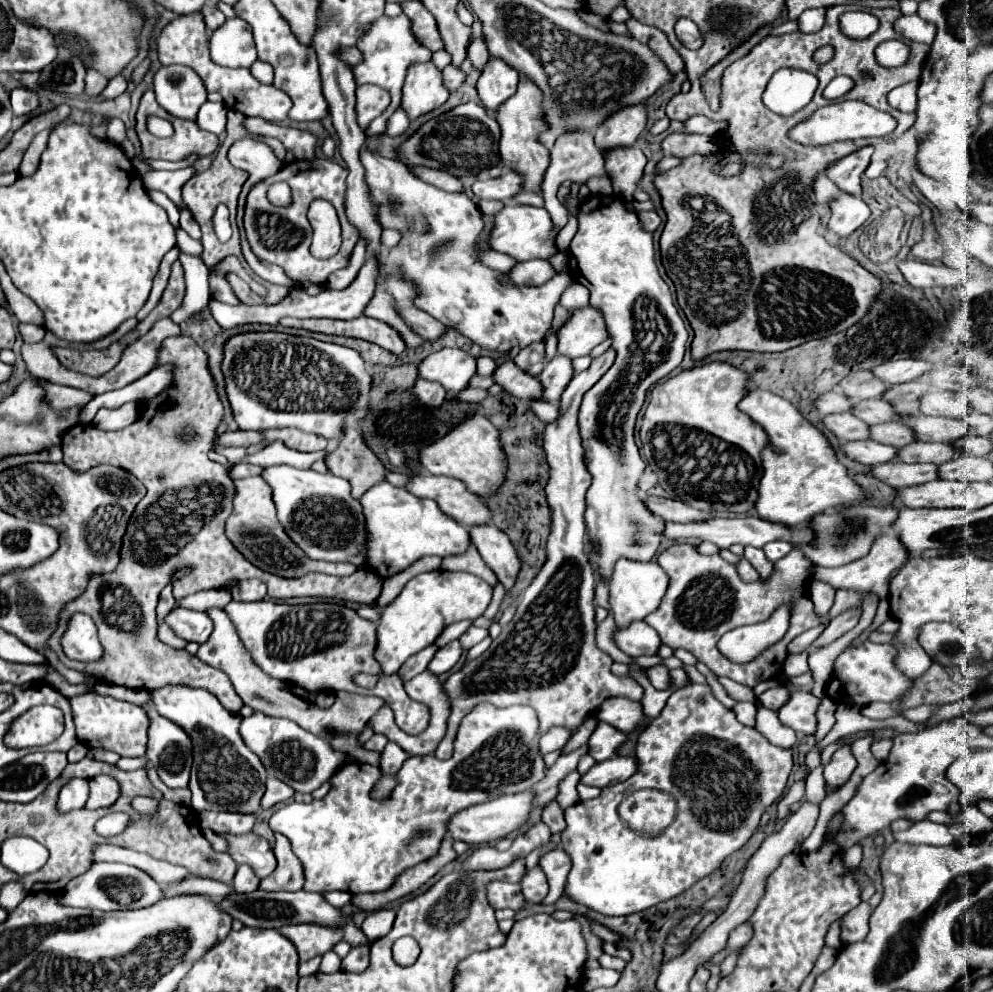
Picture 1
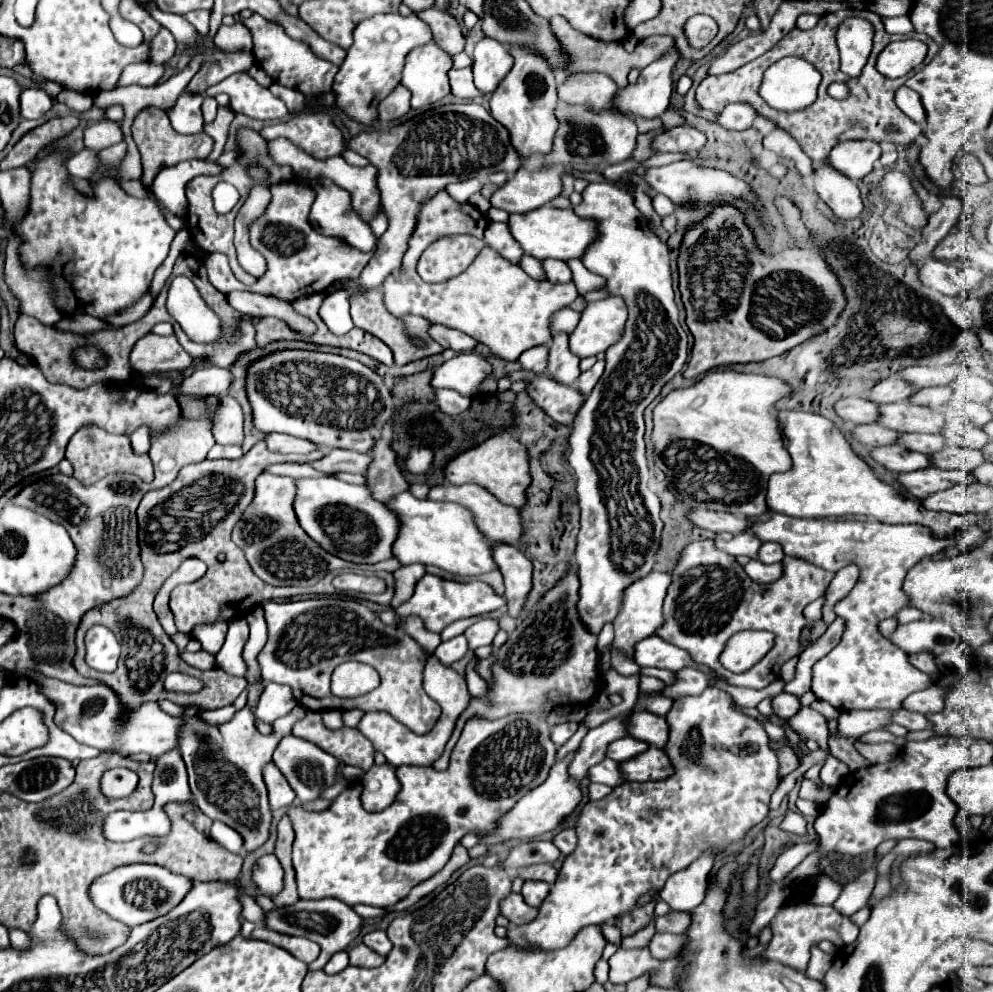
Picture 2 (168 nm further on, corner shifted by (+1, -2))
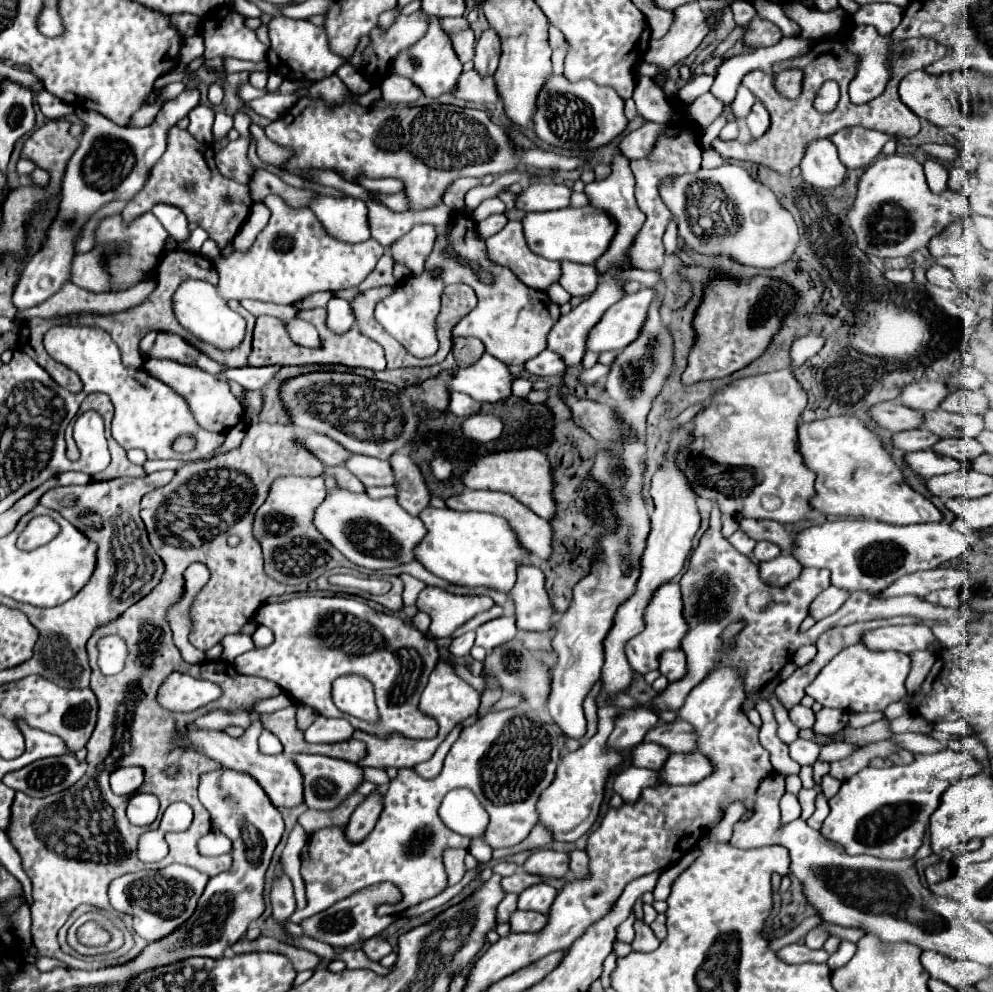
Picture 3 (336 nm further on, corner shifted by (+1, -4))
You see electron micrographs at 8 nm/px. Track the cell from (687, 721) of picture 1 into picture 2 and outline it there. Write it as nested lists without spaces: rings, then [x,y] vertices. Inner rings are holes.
[[[716,686],[706,688],[700,696],[674,700],[666,720],[670,724],[666,752],[676,760],[676,776],[660,782],[628,782],[614,788],[604,800],[588,802],[584,806],[576,826],[576,852],[564,860],[536,920],[508,928],[506,938],[510,946],[520,950],[540,948],[544,952],[564,948],[584,926],[610,922],[618,914],[632,910],[636,898],[646,894],[650,888],[664,888],[668,876],[688,868],[688,864],[692,864],[702,852],[708,848],[724,850],[728,844],[742,840],[752,826],[768,816],[770,796],[780,780],[776,780],[778,758],[768,748],[768,734],[760,722],[738,712],[732,696]]]

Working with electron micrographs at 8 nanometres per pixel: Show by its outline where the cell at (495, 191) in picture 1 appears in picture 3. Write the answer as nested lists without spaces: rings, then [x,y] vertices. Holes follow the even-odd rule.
[[[534,182],[514,200],[518,210],[524,212],[546,212],[560,210],[570,204],[570,188],[554,182]]]

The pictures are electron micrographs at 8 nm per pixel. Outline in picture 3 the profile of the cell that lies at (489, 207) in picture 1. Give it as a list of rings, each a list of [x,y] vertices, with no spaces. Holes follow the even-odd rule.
[[[492,214],[492,216],[488,216],[486,220],[478,222],[478,224],[476,224],[476,230],[478,230],[480,238],[488,238],[488,236],[500,232],[500,230],[506,226],[506,222],[508,222],[506,214]]]

